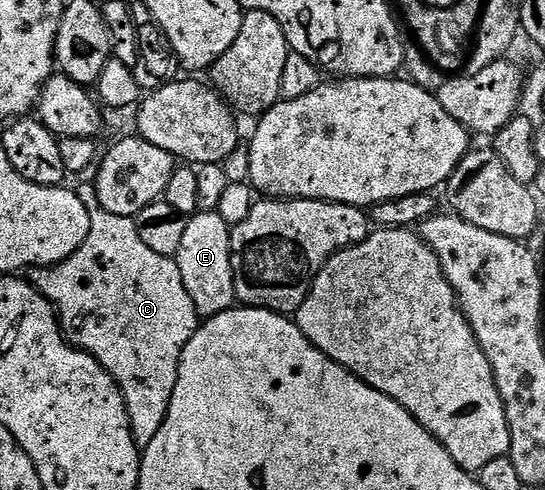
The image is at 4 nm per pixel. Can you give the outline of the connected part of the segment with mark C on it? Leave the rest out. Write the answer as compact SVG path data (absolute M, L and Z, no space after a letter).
M96 208L92 210L90 232L78 252L53 266L35 267L31 274L33 288L56 309L60 329L69 343L98 360L98 364L102 364L102 368L106 368L108 375L120 385L128 405L136 445L141 448L148 446L166 420L184 346L190 344L202 325L194 300L190 300L190 292L186 292L186 284L182 284L182 272L178 272L176 259L158 256L158 252L145 244L142 236L138 236L135 218L114 216L114 212Z

